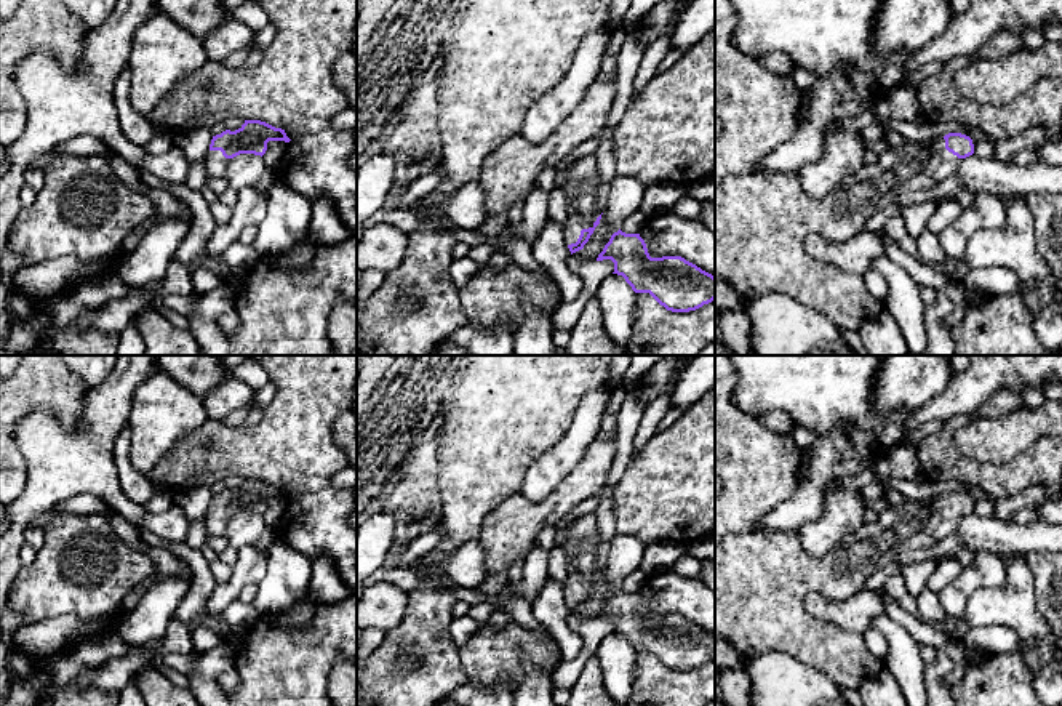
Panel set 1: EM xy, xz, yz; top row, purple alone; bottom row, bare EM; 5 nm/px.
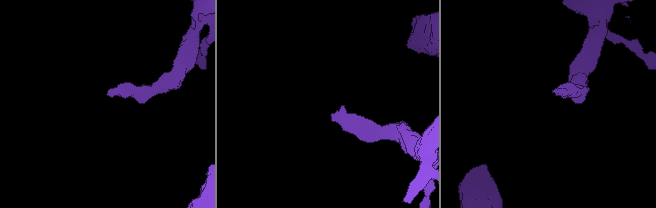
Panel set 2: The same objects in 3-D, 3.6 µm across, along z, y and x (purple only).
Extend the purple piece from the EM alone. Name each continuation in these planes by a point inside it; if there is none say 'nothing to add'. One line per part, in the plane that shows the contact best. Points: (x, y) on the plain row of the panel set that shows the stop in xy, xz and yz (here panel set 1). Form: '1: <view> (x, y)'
1: xz (587, 553)

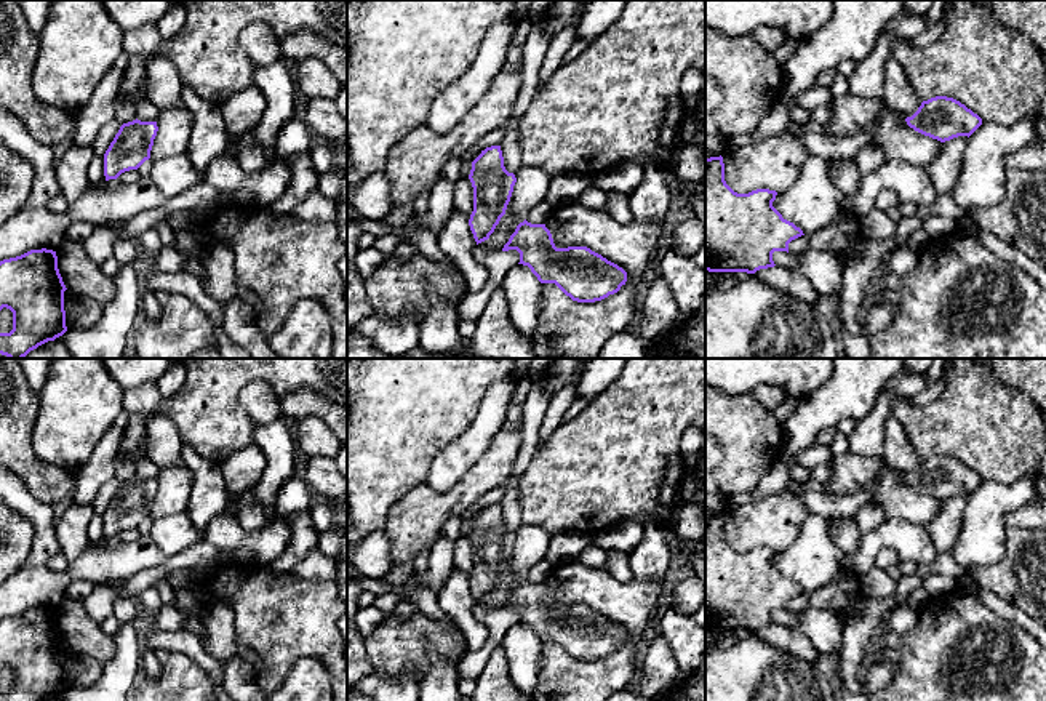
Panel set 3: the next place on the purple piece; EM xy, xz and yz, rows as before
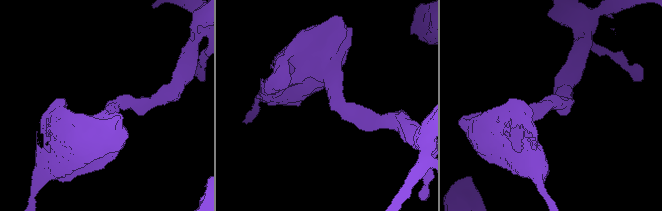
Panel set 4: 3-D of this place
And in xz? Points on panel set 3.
nothing to add

